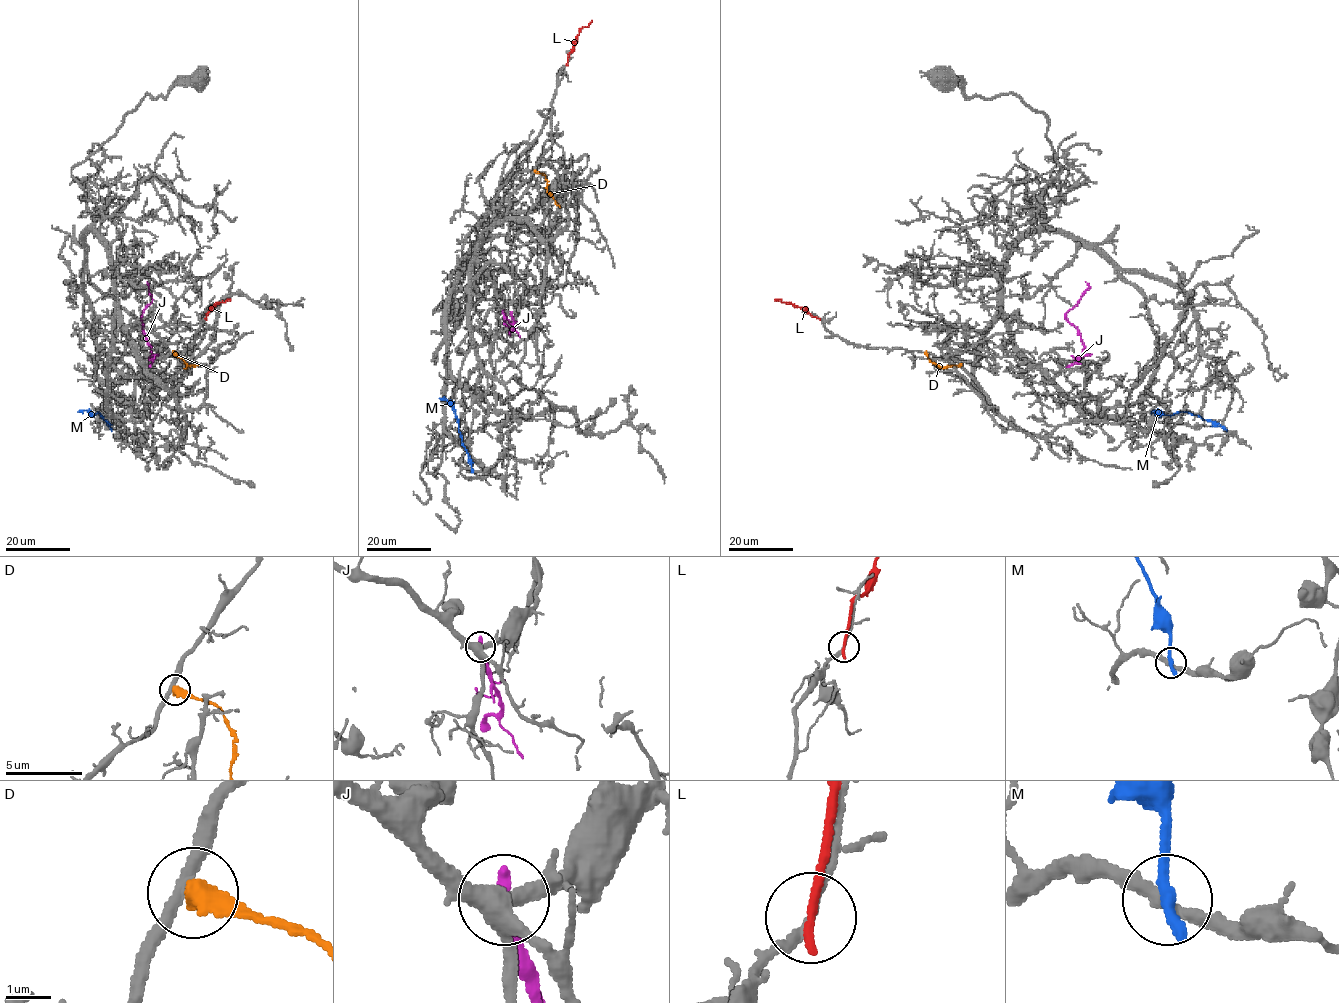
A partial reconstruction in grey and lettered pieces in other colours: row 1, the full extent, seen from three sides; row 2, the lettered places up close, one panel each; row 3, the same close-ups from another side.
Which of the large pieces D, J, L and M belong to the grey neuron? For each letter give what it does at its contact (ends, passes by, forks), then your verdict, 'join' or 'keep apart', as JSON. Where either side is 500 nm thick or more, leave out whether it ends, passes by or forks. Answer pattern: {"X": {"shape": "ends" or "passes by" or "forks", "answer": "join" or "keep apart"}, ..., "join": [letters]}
{"D": {"answer": "keep apart"}, "J": {"shape": "ends", "answer": "keep apart"}, "L": {"shape": "ends", "answer": "keep apart"}, "M": {"shape": "ends", "answer": "keep apart"}, "join": []}

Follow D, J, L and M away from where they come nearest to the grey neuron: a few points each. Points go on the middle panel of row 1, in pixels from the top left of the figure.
D: (534, 171), (545, 176), (546, 191), (560, 207)
J: (511, 313), (515, 327), (512, 329), (505, 324), (502, 312), (513, 325), (509, 334), (509, 331)
L: (567, 63), (581, 29), (592, 20)
M: (472, 470), (472, 460), (462, 443), (454, 409), (445, 399), (439, 398)

